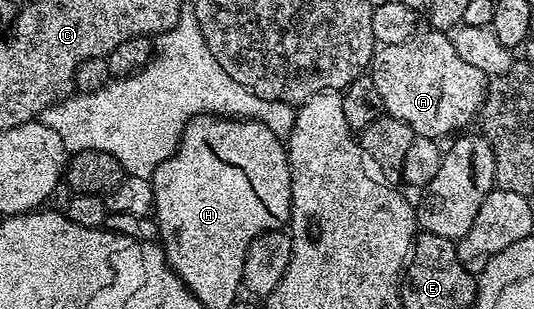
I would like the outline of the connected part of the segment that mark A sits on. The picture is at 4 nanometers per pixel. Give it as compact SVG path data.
M426 29L426 32L418 31L402 43L380 45L372 55L370 75L374 79L374 87L378 87L378 95L382 95L385 114L406 123L415 136L432 140L465 130L462 128L477 118L487 93L485 73L459 58L451 36L443 30Z

